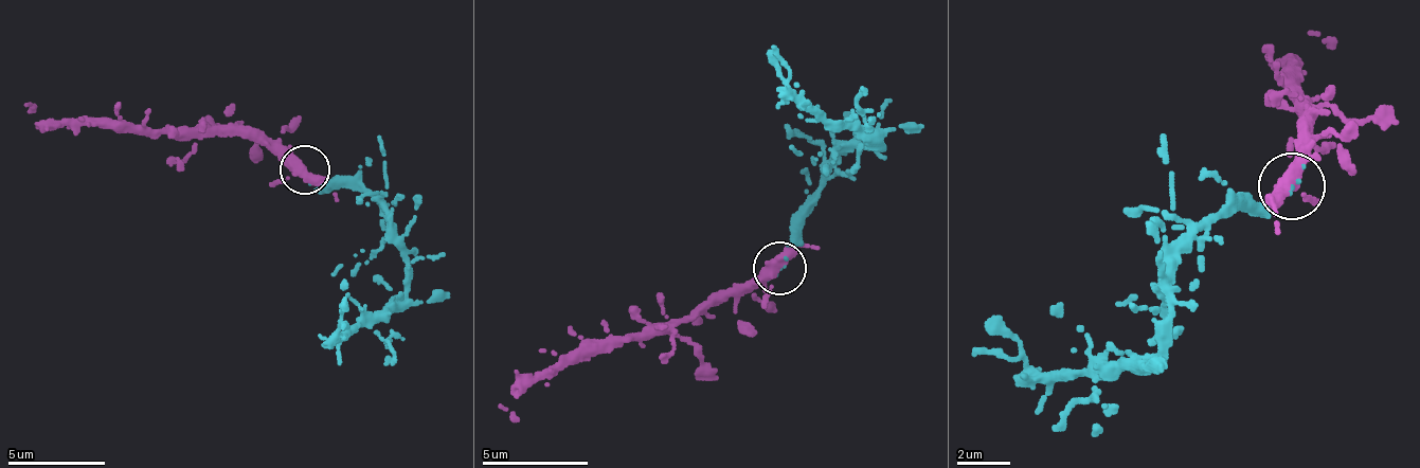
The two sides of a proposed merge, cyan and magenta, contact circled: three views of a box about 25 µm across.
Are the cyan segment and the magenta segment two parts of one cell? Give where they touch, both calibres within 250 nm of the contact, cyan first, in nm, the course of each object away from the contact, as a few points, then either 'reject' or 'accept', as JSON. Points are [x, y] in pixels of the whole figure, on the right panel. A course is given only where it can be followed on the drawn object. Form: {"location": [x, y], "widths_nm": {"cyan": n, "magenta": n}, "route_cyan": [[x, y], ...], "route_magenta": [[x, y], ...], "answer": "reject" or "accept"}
{"location": [1292, 185], "widths_nm": {"cyan": 130, "magenta": 360}, "route_cyan": [[1291, 187], [1260, 210], [1210, 216], [1175, 268], [1168, 343], [1109, 362], [1098, 358], [1037, 373], [986, 321]], "route_magenta": [[1291, 187], [1305, 126], [1313, 121], [1280, 82], [1292, 68], [1282, 60], [1293, 56], [1312, 35], [1337, 43]], "answer": "accept"}

